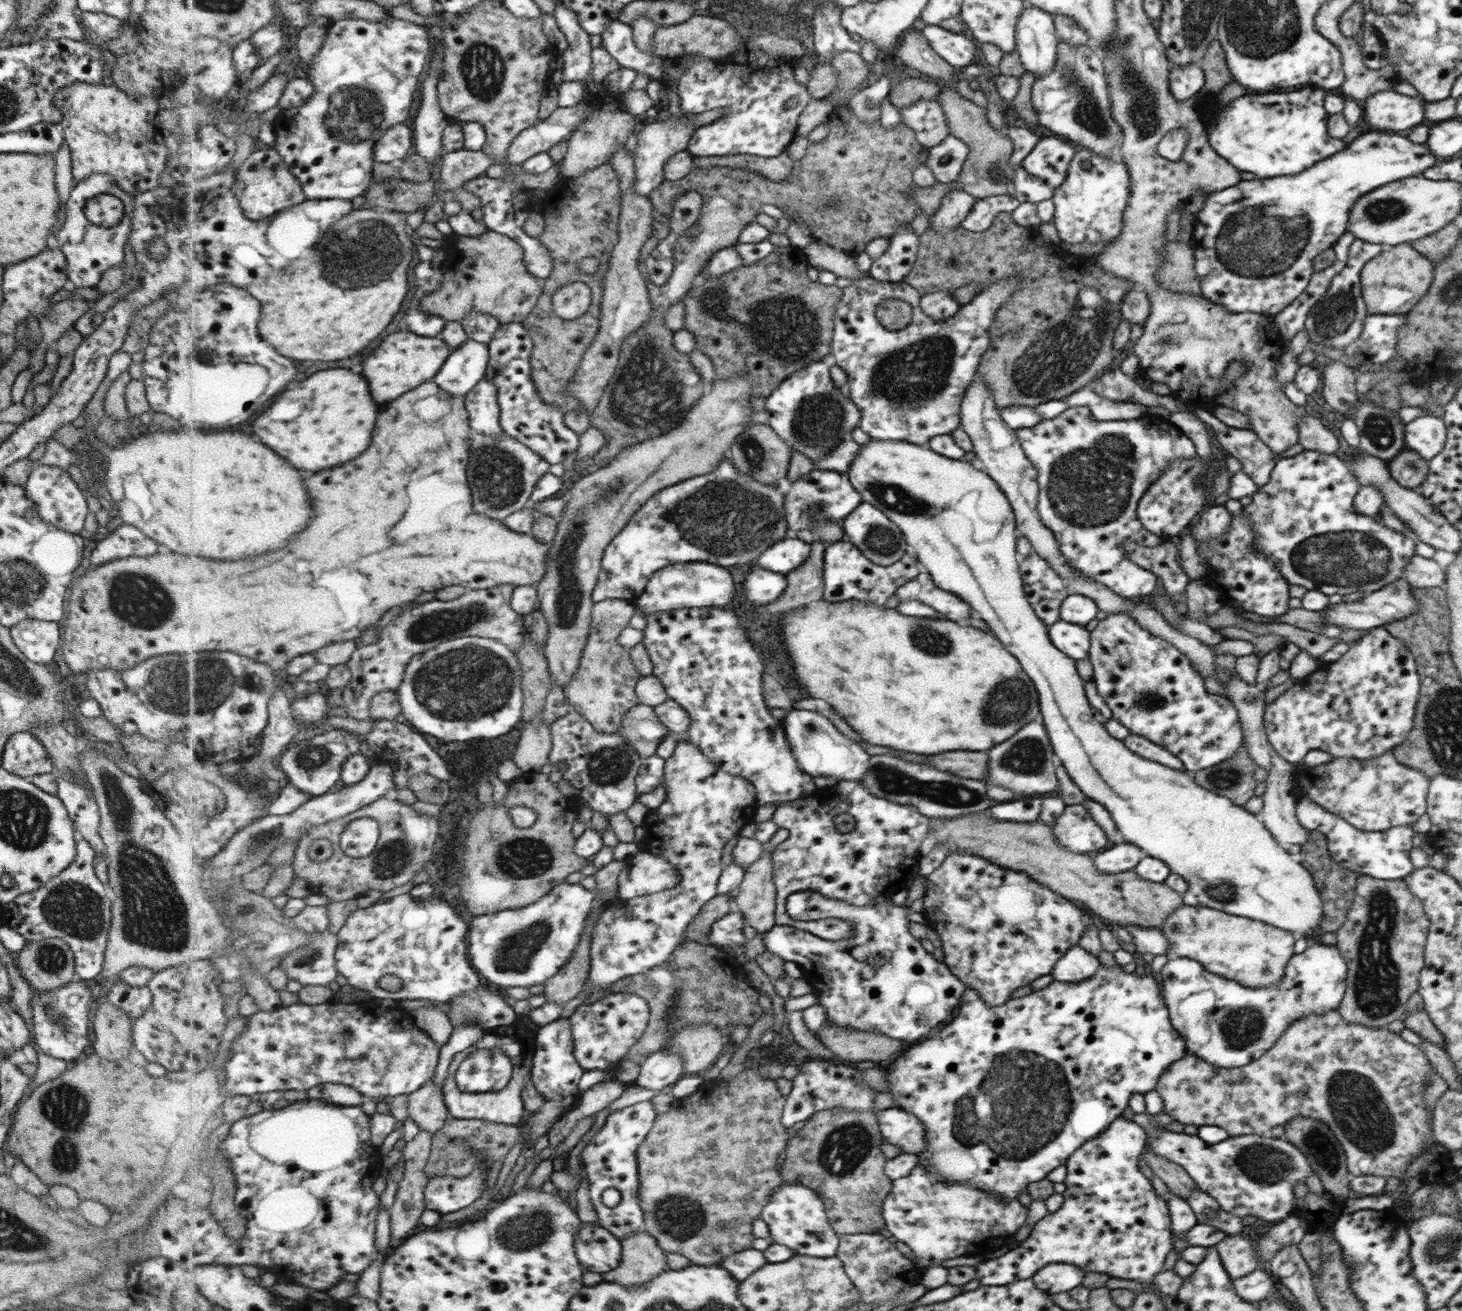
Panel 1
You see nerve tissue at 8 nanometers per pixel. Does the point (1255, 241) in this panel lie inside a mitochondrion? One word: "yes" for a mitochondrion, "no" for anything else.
yes

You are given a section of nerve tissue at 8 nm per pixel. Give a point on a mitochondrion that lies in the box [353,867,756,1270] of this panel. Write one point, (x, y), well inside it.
(526, 1230)

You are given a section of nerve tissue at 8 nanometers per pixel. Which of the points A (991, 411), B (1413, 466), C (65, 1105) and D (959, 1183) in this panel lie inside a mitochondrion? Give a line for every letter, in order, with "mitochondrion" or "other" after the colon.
A: other
B: mitochondrion
C: mitochondrion
D: other

